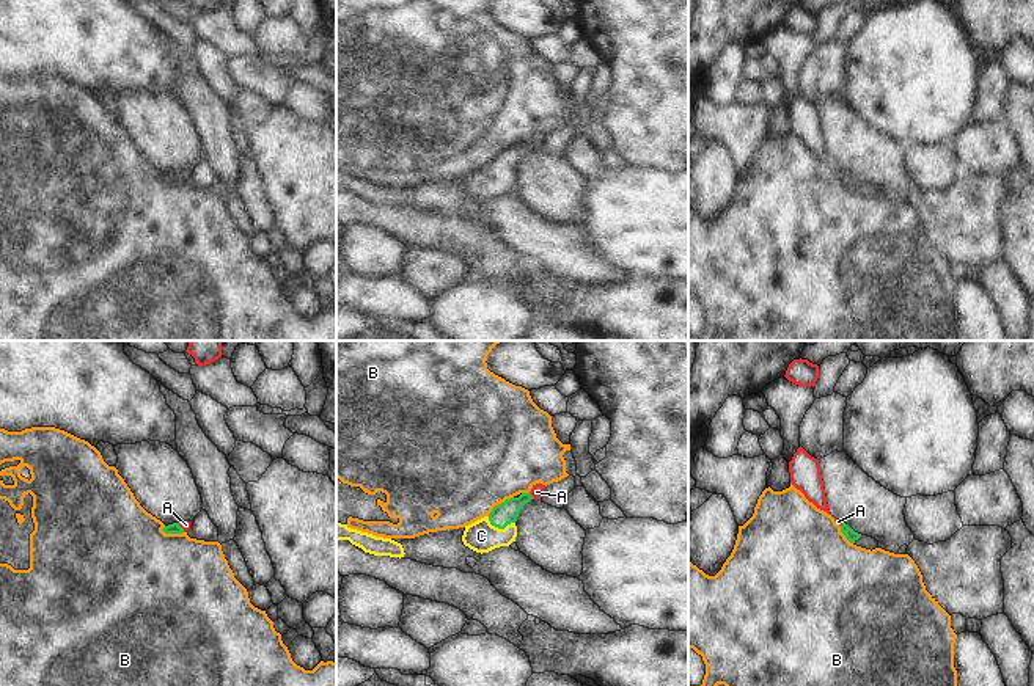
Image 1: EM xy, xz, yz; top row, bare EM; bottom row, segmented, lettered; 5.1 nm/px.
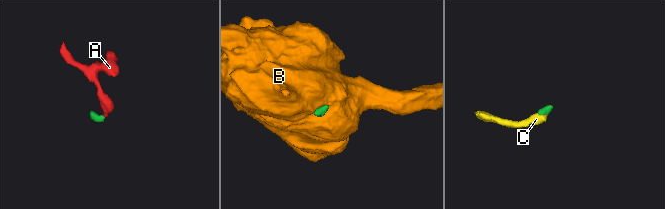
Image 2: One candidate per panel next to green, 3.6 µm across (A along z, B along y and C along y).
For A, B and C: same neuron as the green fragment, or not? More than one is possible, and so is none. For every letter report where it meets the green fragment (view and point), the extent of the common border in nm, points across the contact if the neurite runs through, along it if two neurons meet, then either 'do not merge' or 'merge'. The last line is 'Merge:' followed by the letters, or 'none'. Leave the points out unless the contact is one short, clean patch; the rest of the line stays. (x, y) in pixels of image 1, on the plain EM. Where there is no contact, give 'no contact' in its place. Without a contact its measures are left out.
A: contact xz (530, 143); length 50 nm; way xz (506, 160), (530, 143), (536, 140); merge
B: contact xz (498, 153); length 170 nm; border xz (513, 145), (498, 151), (487, 164); do not merge
C: contact xz (500, 176); length 150 nm; way xz (506, 160), (500, 176), (481, 184); merge
Merge: A, C

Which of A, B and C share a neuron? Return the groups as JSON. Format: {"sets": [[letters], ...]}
{"sets": [["A", "C"], ["B"]]}

